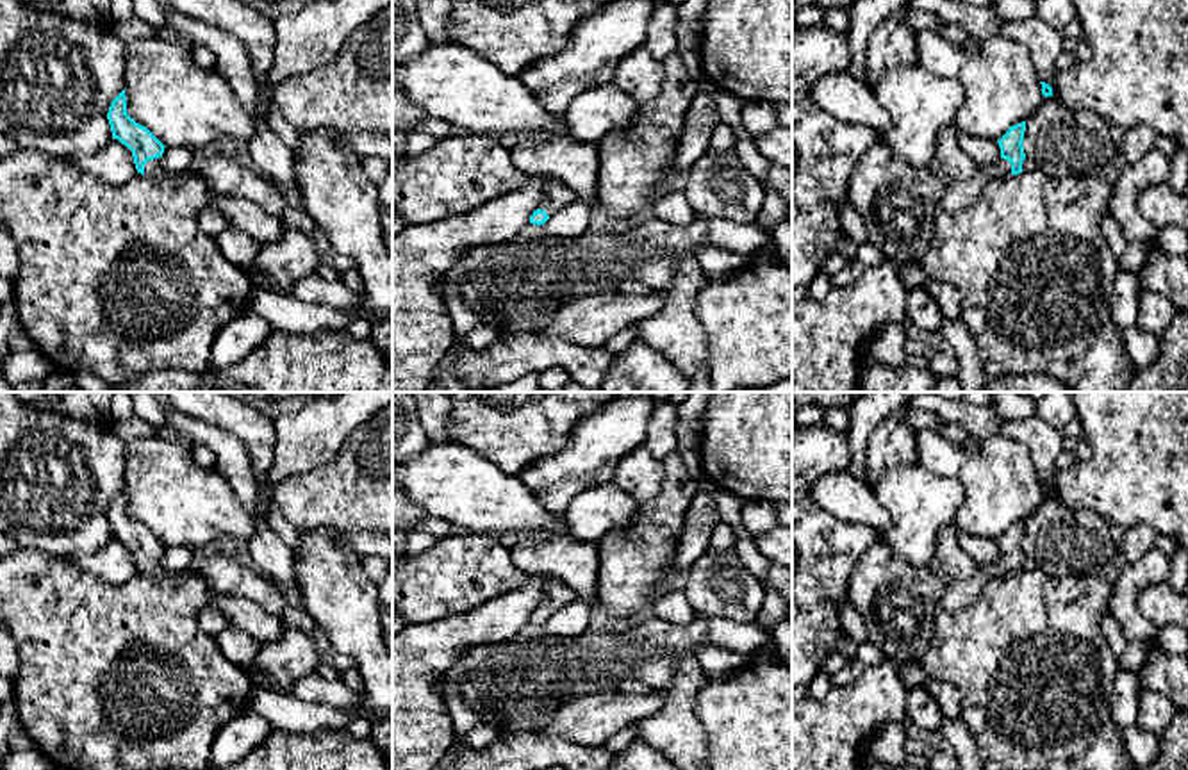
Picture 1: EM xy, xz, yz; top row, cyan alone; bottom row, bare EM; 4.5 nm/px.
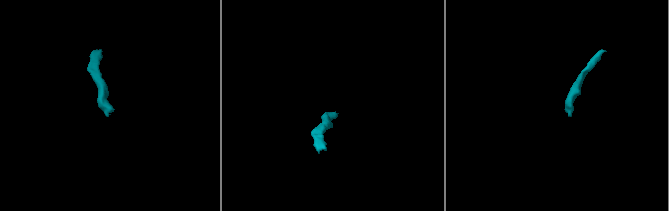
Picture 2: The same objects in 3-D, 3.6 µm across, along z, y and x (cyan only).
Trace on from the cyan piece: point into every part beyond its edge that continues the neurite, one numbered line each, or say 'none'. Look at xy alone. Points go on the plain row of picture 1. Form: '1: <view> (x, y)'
1: xy (152, 567)

